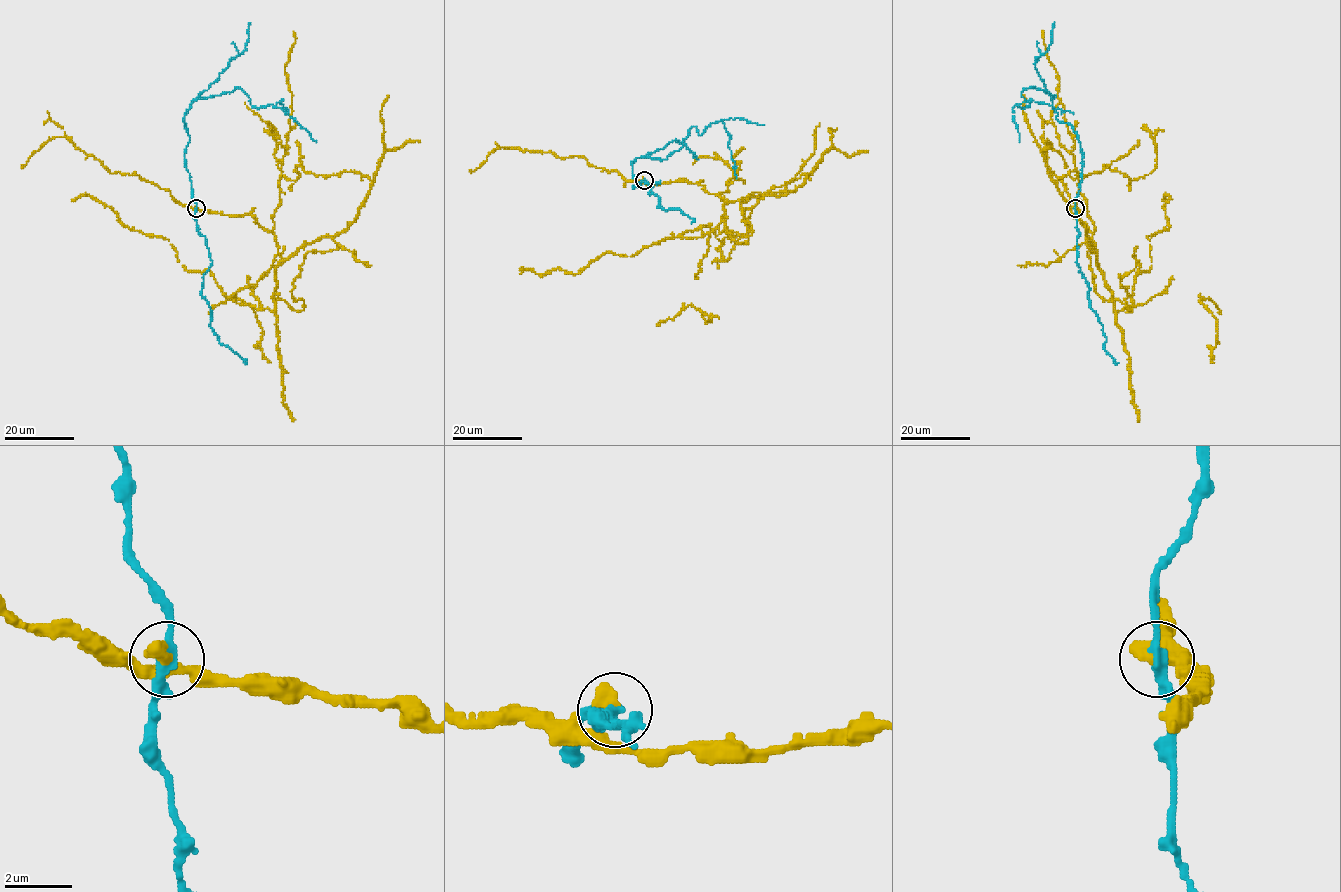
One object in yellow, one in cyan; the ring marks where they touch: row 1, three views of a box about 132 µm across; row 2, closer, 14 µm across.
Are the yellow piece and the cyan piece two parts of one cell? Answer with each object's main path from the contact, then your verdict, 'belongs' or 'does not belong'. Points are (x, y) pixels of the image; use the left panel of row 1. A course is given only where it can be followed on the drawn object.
yellow via (196, 208), (250, 213), (282, 259), (357, 216), (371, 181), (297, 166), (289, 180), (268, 125) | cyan via (196, 208), (185, 164), (189, 141), (183, 119), (193, 101), (239, 88), (254, 107), (282, 101), (288, 114) | does not belong

